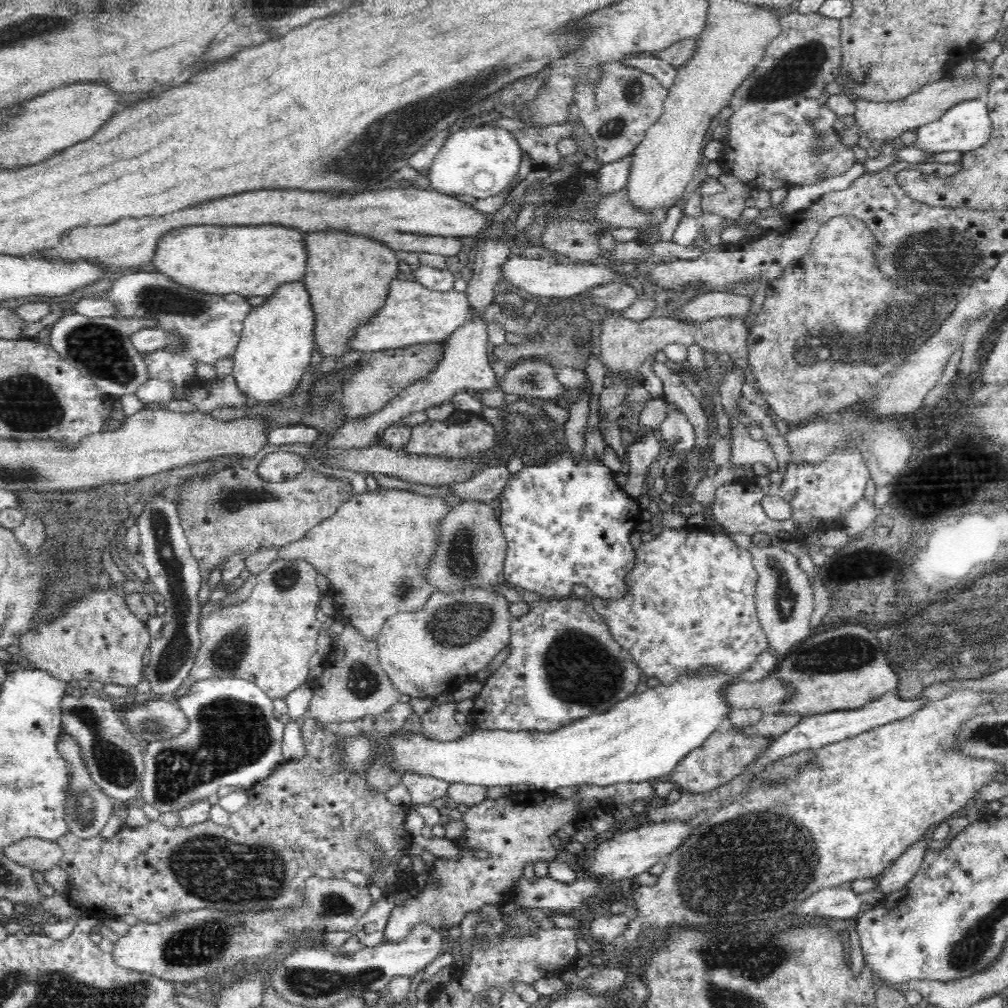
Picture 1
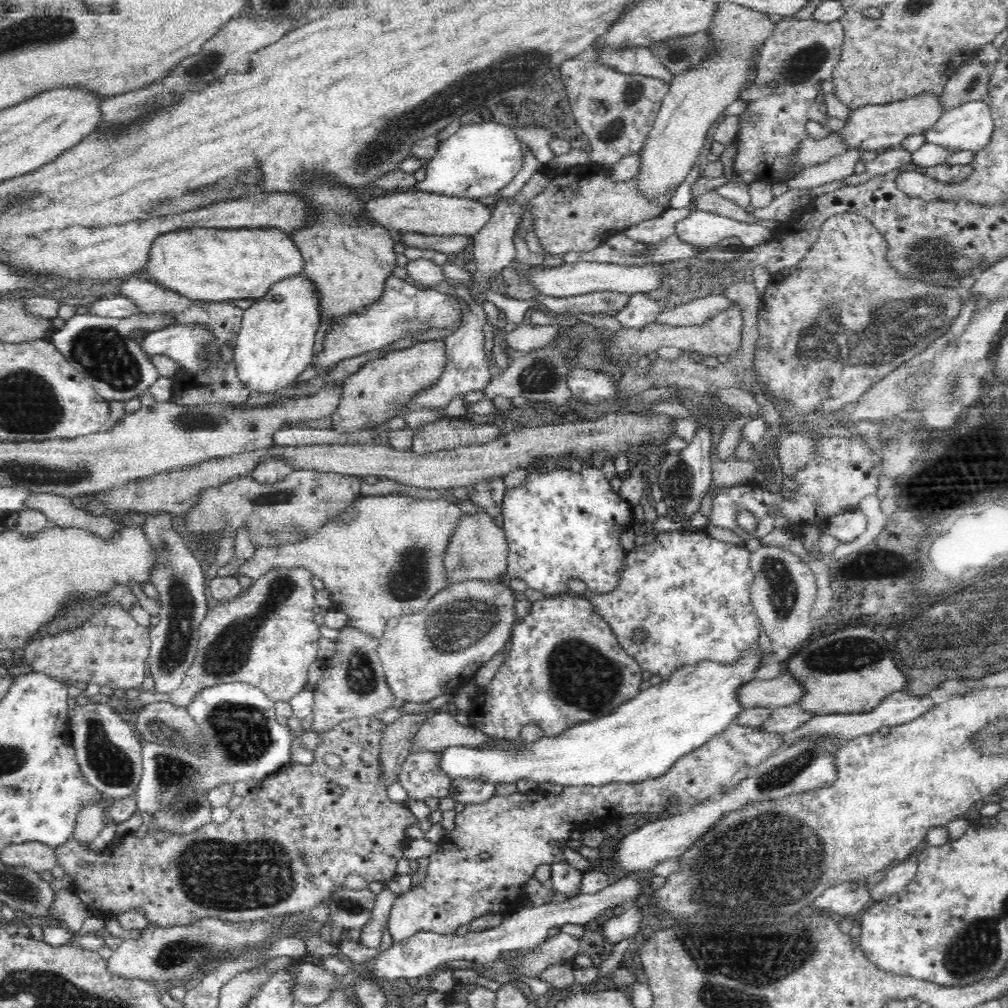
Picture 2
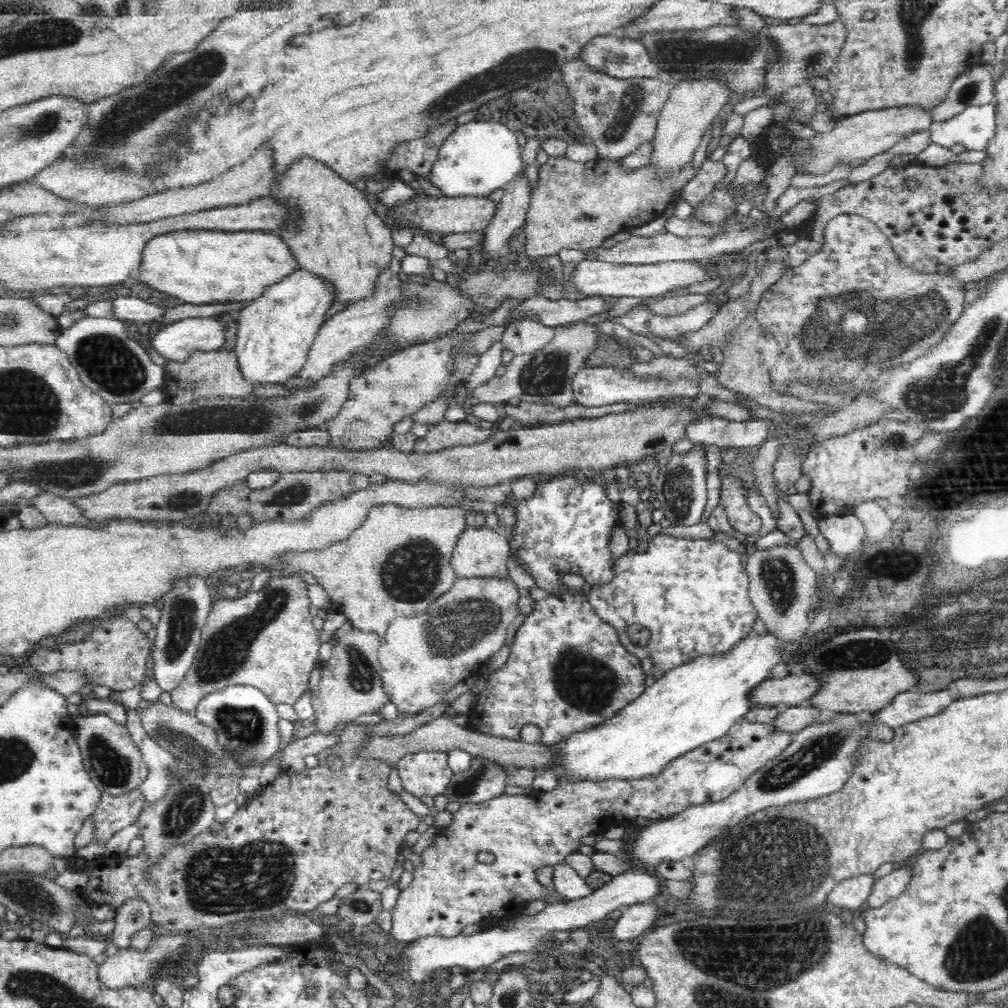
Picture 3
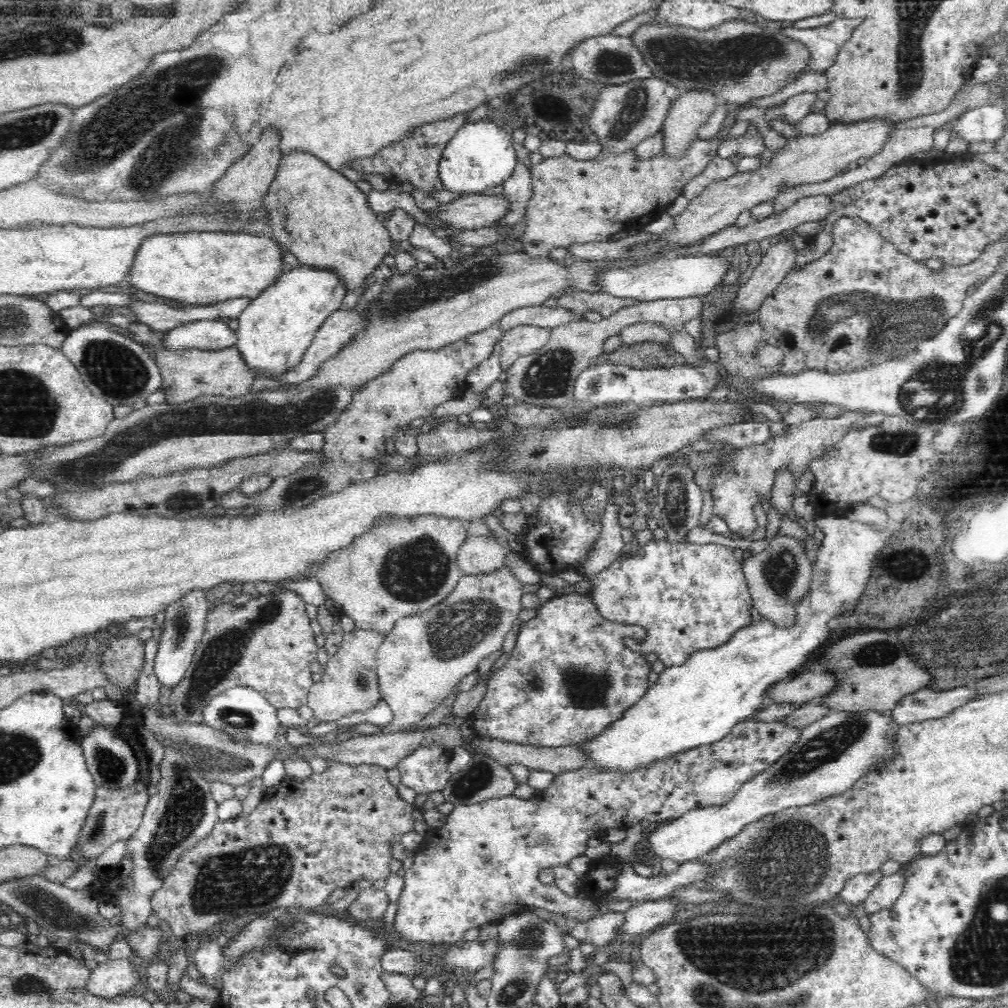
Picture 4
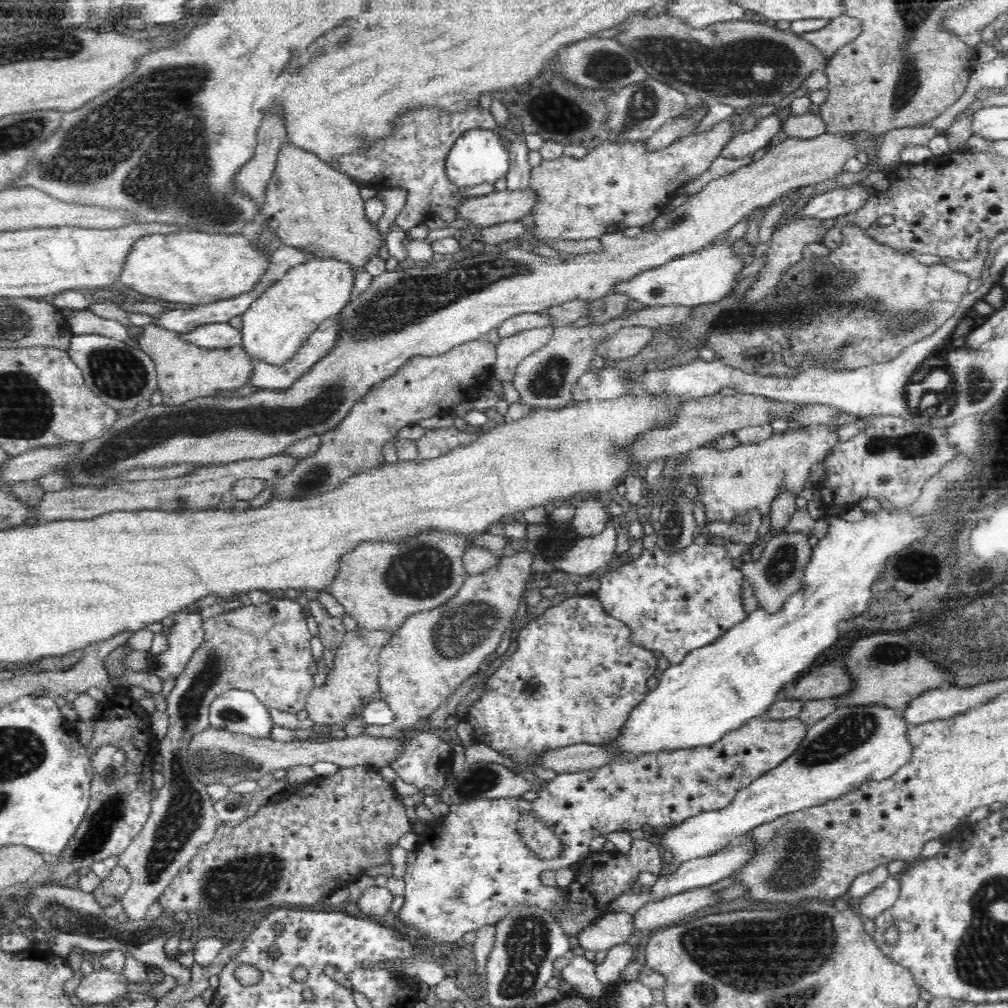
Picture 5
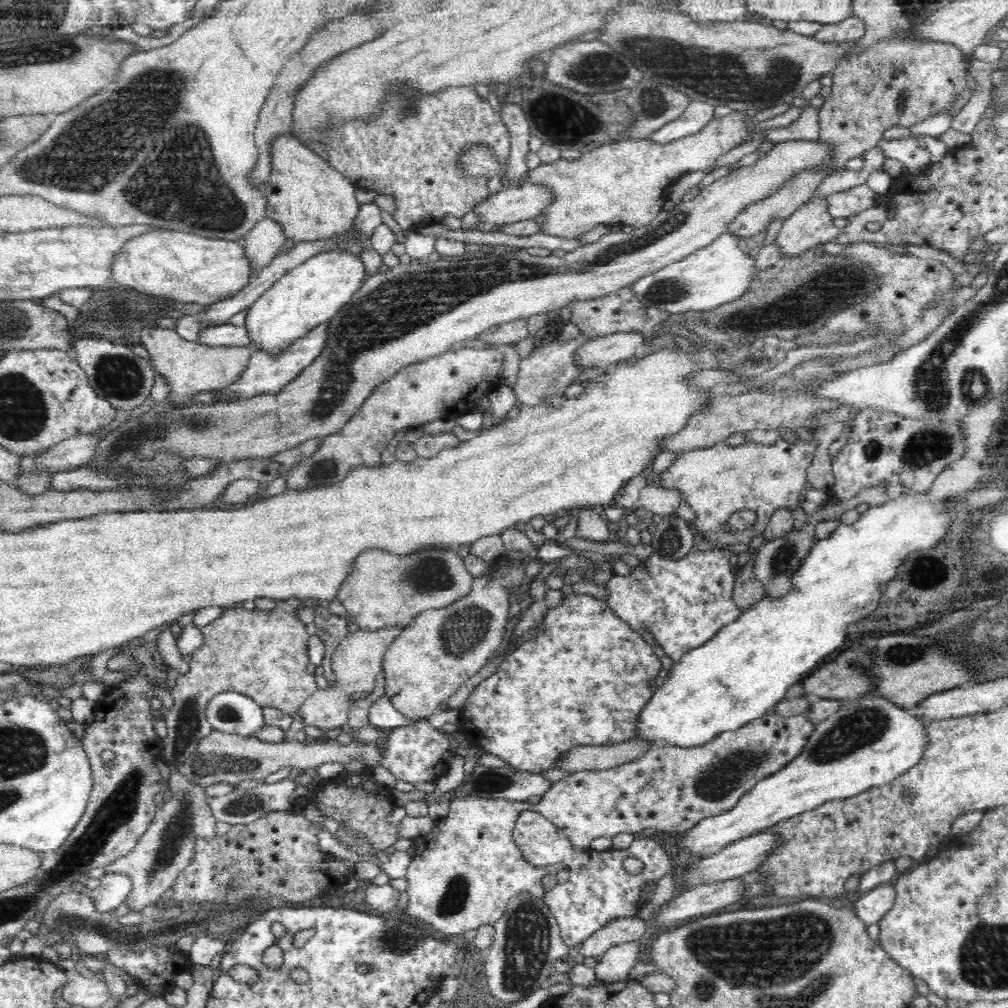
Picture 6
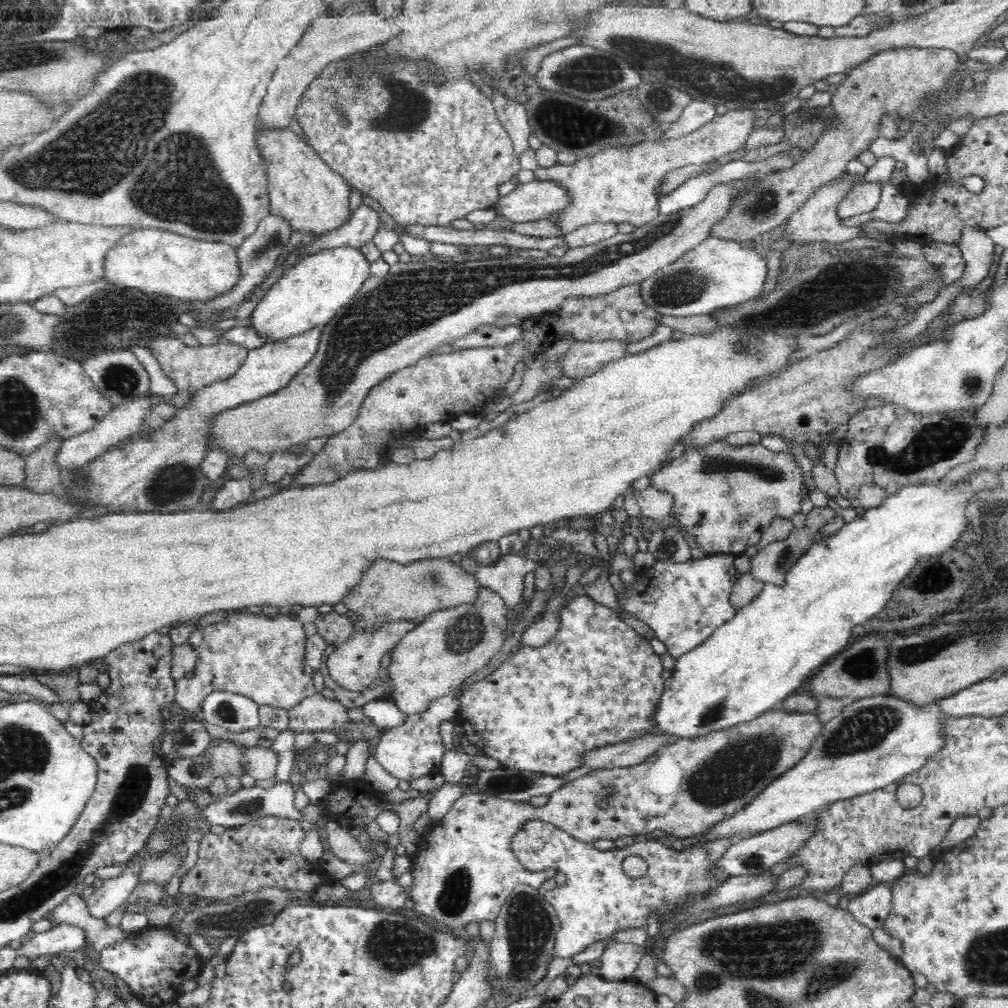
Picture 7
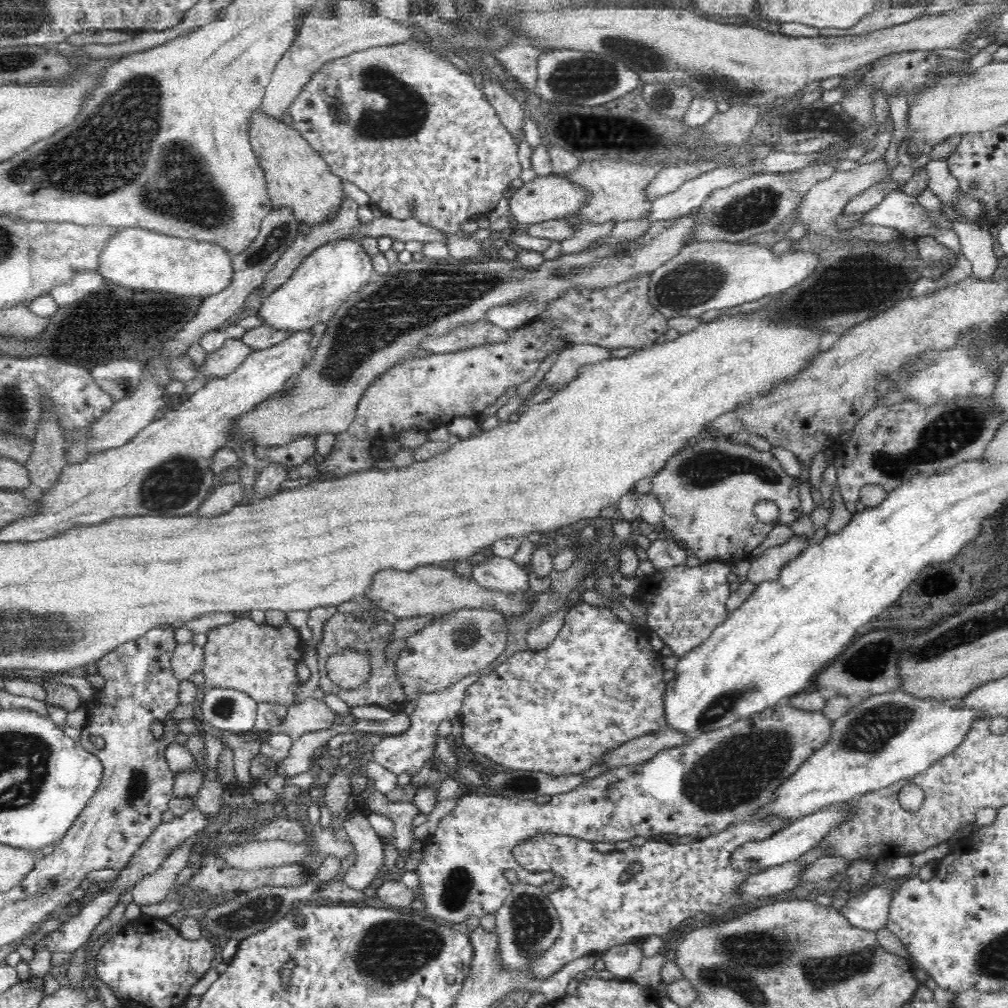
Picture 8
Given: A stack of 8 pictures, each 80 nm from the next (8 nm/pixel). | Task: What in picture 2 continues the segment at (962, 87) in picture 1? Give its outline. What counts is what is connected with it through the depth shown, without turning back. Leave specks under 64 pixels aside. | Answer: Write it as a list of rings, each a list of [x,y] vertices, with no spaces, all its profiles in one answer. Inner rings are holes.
[[[922,94],[918,98],[910,98],[896,103],[888,103],[880,106],[862,106],[857,108],[848,124],[844,124],[842,136],[852,148],[862,150],[878,150],[878,148],[892,148],[900,145],[908,135],[918,134],[927,128],[934,126],[944,114],[942,99],[935,98],[932,94]]]

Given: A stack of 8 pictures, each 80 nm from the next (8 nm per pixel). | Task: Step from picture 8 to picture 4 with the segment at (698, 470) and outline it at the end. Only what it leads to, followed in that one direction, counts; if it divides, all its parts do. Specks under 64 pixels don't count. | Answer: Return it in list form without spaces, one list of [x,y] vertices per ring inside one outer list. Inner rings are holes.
[[[846,409],[840,416],[836,418],[824,418],[815,417],[805,422],[800,422],[793,424],[788,428],[788,432],[780,434],[780,436],[772,436],[768,439],[768,442],[763,442],[762,444],[752,444],[748,447],[740,448],[732,458],[730,458],[730,464],[726,466],[732,466],[730,472],[722,472],[718,476],[714,476],[712,480],[712,496],[714,496],[714,514],[718,514],[718,518],[725,521],[727,527],[730,528],[736,535],[740,538],[746,538],[753,534],[756,526],[756,519],[754,517],[753,508],[757,505],[761,505],[763,501],[768,501],[771,498],[772,484],[775,484],[775,478],[782,470],[789,470],[791,476],[794,480],[803,474],[803,472],[814,462],[818,460],[829,447],[833,447],[840,442],[851,430],[852,426],[858,422],[858,419],[864,418],[868,415],[868,411],[850,411]]]

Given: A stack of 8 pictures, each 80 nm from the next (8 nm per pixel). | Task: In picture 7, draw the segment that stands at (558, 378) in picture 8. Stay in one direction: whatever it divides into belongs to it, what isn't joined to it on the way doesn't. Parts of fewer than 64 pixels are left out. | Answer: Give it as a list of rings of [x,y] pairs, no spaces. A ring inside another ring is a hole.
[[[616,339],[603,341],[576,341],[563,354],[562,373],[564,376],[577,379],[598,372],[606,362],[618,360],[628,355],[628,343]]]

